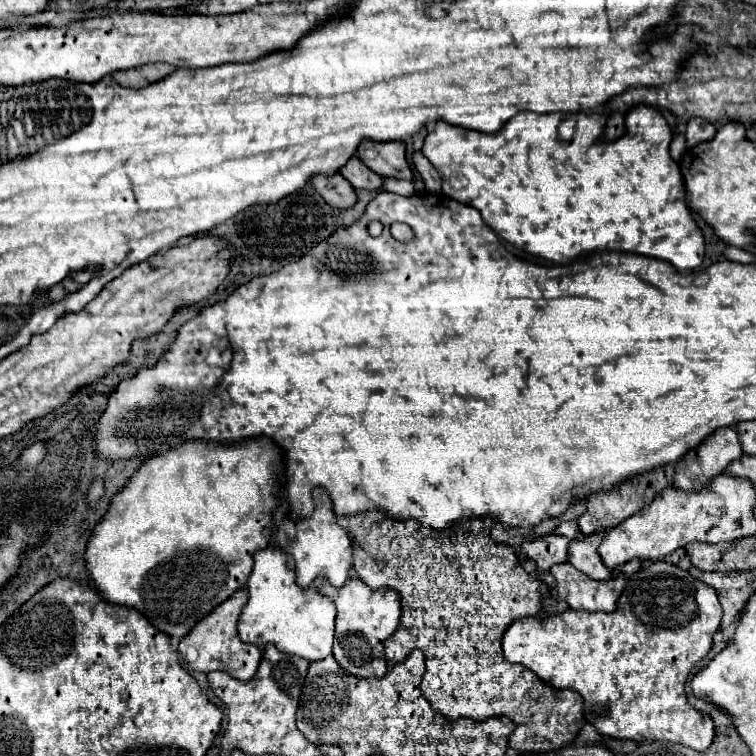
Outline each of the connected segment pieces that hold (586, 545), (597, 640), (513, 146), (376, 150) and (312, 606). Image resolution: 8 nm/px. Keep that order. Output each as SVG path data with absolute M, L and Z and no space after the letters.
M592 534L586 536L584 540L572 540L568 546L568 562L594 580L604 580L610 576L610 570L604 566L602 558L598 556L600 542L602 538L598 534Z
M652 562L644 568L640 568L636 574L628 576L626 580L626 588L618 600L618 608L612 614L606 612L576 612L576 610L566 610L558 616L550 616L550 618L520 618L516 622L510 624L510 628L506 630L504 638L502 638L502 650L504 656L510 662L522 664L526 668L530 668L540 680L544 680L548 686L552 688L570 688L570 690L578 690L580 696L584 698L584 718L602 734L602 736L612 736L612 738L626 738L626 740L664 740L664 742L678 742L684 744L688 748L694 750L706 750L712 744L714 738L714 722L708 714L702 714L700 710L696 710L688 700L686 700L686 674L690 674L690 668L694 666L694 662L702 660L710 646L712 646L712 636L718 630L722 620L722 606L718 602L716 590L712 586L706 586L704 582L698 582L688 570L682 570L680 566L668 564L668 562Z
M644 104L634 106L628 112L624 136L604 142L604 130L604 112L566 116L520 112L496 134L482 134L438 120L424 140L422 154L440 172L444 196L476 208L500 238L526 254L554 264L570 264L592 252L622 250L666 260L680 272L698 268L704 258L704 234L686 202L680 168L670 156L672 130L661 111Z
M362 140L358 146L356 156L370 168L376 170L380 176L394 176L394 178L412 178L412 170L406 162L406 146L404 142L370 142Z
M278 544L254 552L254 568L246 586L250 598L238 620L238 636L242 642L260 648L272 642L280 652L296 654L310 662L324 660L332 652L336 606L316 588L300 588L296 584L294 558Z

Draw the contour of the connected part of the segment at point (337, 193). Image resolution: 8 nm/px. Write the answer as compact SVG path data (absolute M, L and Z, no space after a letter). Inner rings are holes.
M338 172L332 176L316 174L310 182L316 188L316 192L334 208L350 208L356 202L352 184L346 178L342 178Z

